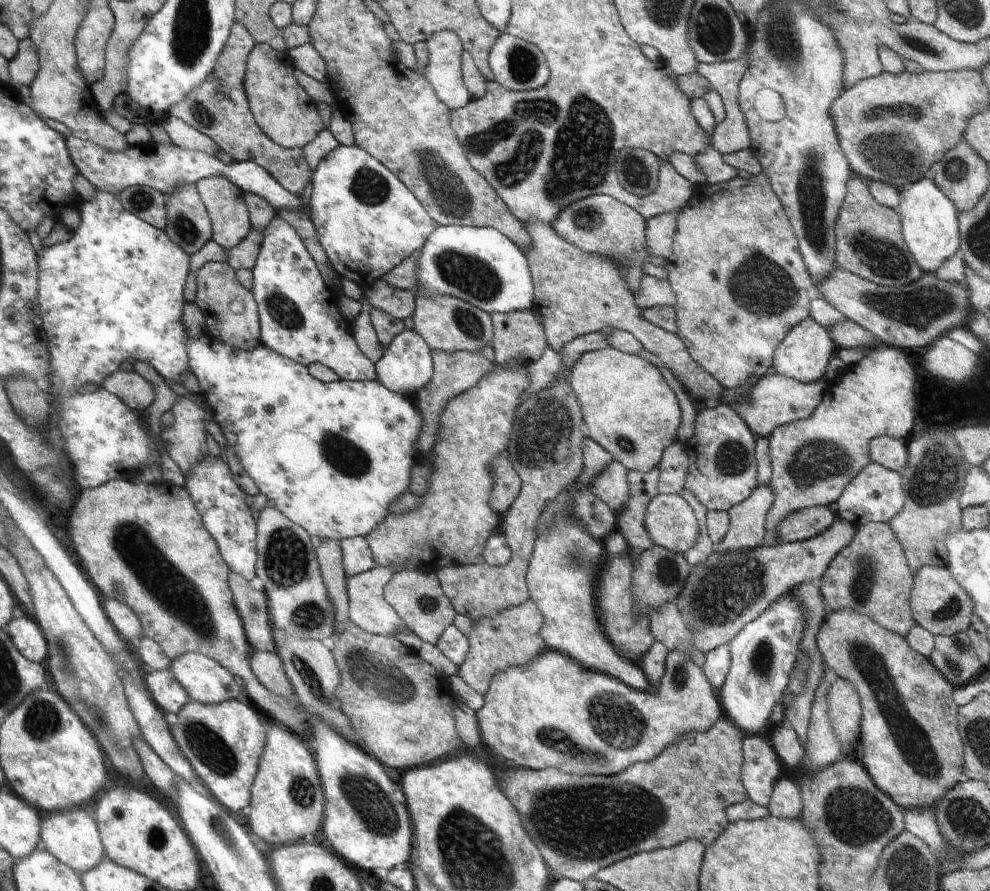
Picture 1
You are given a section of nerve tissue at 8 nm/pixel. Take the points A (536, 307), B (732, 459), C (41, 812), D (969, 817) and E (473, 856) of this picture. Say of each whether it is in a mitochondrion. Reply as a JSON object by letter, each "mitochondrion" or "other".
{"A":"other","B":"mitochondrion","C":"other","D":"mitochondrion","E":"mitochondrion"}

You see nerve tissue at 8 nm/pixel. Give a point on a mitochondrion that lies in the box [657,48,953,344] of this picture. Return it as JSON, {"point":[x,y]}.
{"point":[891,155]}

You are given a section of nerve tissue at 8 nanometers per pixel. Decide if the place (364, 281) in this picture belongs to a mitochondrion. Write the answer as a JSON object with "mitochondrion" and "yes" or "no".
{"mitochondrion":"no"}

